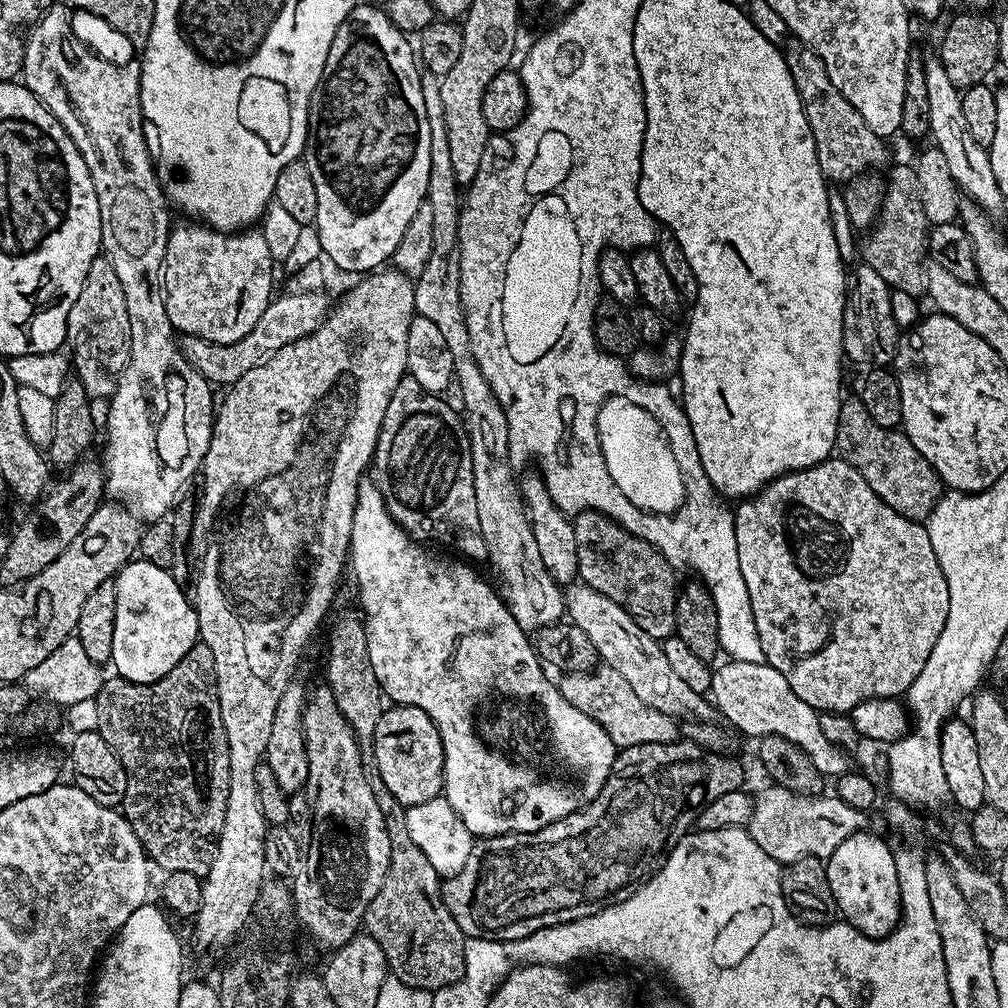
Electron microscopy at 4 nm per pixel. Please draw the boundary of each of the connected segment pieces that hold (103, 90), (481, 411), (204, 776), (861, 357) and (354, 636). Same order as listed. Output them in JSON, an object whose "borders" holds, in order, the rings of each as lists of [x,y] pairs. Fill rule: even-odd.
{"borders":[[[[56,2],[31,25],[29,32],[32,33],[27,33],[24,46],[22,83],[52,111],[58,122],[62,122],[94,178],[94,190],[98,194],[100,207],[102,252],[114,266],[118,282],[122,282],[122,294],[126,294],[126,314],[130,314],[132,339],[128,364],[110,397],[112,405],[108,408],[108,445],[102,455],[104,486],[113,501],[131,508],[145,521],[153,522],[167,517],[175,509],[180,493],[189,487],[191,480],[188,479],[201,471],[212,437],[213,389],[204,375],[194,370],[194,366],[190,366],[190,362],[186,362],[180,353],[180,345],[166,314],[162,273],[170,231],[169,205],[160,177],[156,174],[149,141],[148,144],[144,141],[146,121],[144,111],[140,108],[139,63],[111,64],[95,56],[76,37],[68,15],[69,9],[63,3]]],[[[430,71],[420,73],[422,103],[426,106],[426,118],[430,118],[430,182],[426,202],[434,213],[434,243],[430,249],[430,259],[426,261],[426,270],[415,277],[414,302],[419,315],[437,323],[438,330],[442,330],[446,346],[450,346],[450,354],[454,357],[454,388],[455,391],[460,391],[459,407],[462,409],[464,426],[468,429],[474,470],[474,498],[478,502],[478,531],[484,538],[486,560],[492,563],[492,568],[500,579],[498,588],[510,614],[514,614],[514,622],[518,622],[518,626],[522,626],[525,632],[534,634],[539,628],[561,623],[565,619],[564,588],[554,578],[550,578],[550,570],[546,570],[542,563],[542,554],[534,539],[532,523],[528,521],[518,480],[512,477],[512,460],[508,457],[508,419],[498,398],[494,398],[494,390],[490,390],[490,382],[486,382],[478,362],[472,357],[460,285],[462,266],[458,226],[462,188],[456,183],[454,161],[450,158],[440,81],[441,77]]],[[[198,642],[158,682],[135,684],[119,678],[105,679],[96,691],[98,706],[98,726],[96,731],[114,750],[128,775],[126,794],[122,801],[122,815],[132,823],[137,838],[153,865],[164,868],[165,873],[185,872],[207,877],[212,865],[212,853],[218,850],[218,838],[222,834],[222,772],[216,765],[222,762],[222,740],[219,735],[208,737],[204,728],[192,728],[188,720],[220,719],[220,692],[216,689],[213,651]],[[184,840],[192,840],[188,848],[192,853],[184,853]]],[[[860,262],[855,268],[856,277],[851,277],[844,301],[844,355],[851,363],[868,364],[864,366],[891,365],[898,343],[898,327],[891,313],[893,289],[869,264]]],[[[359,611],[344,612],[332,624],[328,632],[328,680],[326,687],[334,694],[334,702],[338,702],[338,708],[356,731],[357,737],[371,737],[374,726],[378,722],[382,711],[382,693],[378,678],[374,678],[374,666],[370,666],[370,650],[366,646],[366,630]]]]}

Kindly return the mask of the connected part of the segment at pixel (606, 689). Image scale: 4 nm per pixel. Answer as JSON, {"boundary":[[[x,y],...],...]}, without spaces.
{"boundary":[[[597,666],[591,672],[570,672],[559,677],[558,687],[562,698],[566,698],[570,706],[582,710],[586,718],[594,718],[594,722],[610,734],[617,749],[643,744],[669,744],[680,736],[680,724],[673,717],[662,714],[662,710],[646,706],[646,702],[634,694],[634,689],[626,683],[622,674],[618,674],[618,670]]]}

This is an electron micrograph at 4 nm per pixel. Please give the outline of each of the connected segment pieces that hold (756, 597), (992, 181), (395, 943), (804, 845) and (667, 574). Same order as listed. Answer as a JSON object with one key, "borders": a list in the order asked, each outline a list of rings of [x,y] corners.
{"borders":[[[[829,458],[821,464],[779,476],[756,495],[741,499],[737,504],[740,505],[734,508],[734,519],[738,566],[742,566],[742,579],[746,582],[746,590],[750,590],[750,610],[754,610],[754,626],[758,630],[758,642],[766,663],[778,670],[778,674],[790,682],[790,690],[794,690],[794,694],[815,708],[817,713],[848,714],[867,700],[903,697],[914,678],[922,674],[922,666],[926,666],[926,658],[930,658],[930,650],[934,650],[934,642],[938,642],[938,634],[942,634],[942,626],[946,626],[946,614],[950,614],[950,586],[946,586],[946,574],[942,574],[938,554],[934,554],[934,546],[930,546],[927,527],[890,510],[890,506],[870,490],[866,478],[839,458]]],[[[925,55],[923,57],[924,73],[926,74],[926,95],[930,101],[930,140],[938,150],[942,150],[946,162],[950,165],[950,174],[954,178],[956,187],[971,203],[977,204],[989,214],[996,214],[1006,198],[998,186],[998,178],[994,178],[994,170],[990,166],[988,149],[978,146],[962,111],[961,89],[950,82],[946,70],[942,66],[939,55]]],[[[381,791],[378,799],[388,822],[392,857],[386,878],[366,910],[363,927],[367,935],[372,936],[374,942],[378,942],[378,946],[382,946],[382,954],[386,954],[386,962],[391,975],[406,982],[406,986],[424,988],[427,992],[433,993],[436,989],[450,986],[462,978],[466,937],[464,931],[458,926],[458,922],[454,922],[454,914],[446,910],[441,876],[434,870],[434,866],[430,866],[422,850],[418,850],[418,846],[414,846],[414,842],[408,837],[401,805],[397,804],[396,799],[389,792]]],[[[777,786],[764,788],[755,793],[752,801],[752,816],[746,830],[770,854],[770,858],[781,866],[798,862],[798,858],[813,856],[827,861],[828,857],[850,838],[861,830],[869,827],[868,812],[854,810],[854,806],[846,806],[835,794],[818,796],[799,796],[790,789]]],[[[581,512],[572,520],[578,542],[578,576],[583,583],[613,600],[652,640],[663,642],[676,630],[677,569],[650,542],[630,534],[601,512]]]]}

